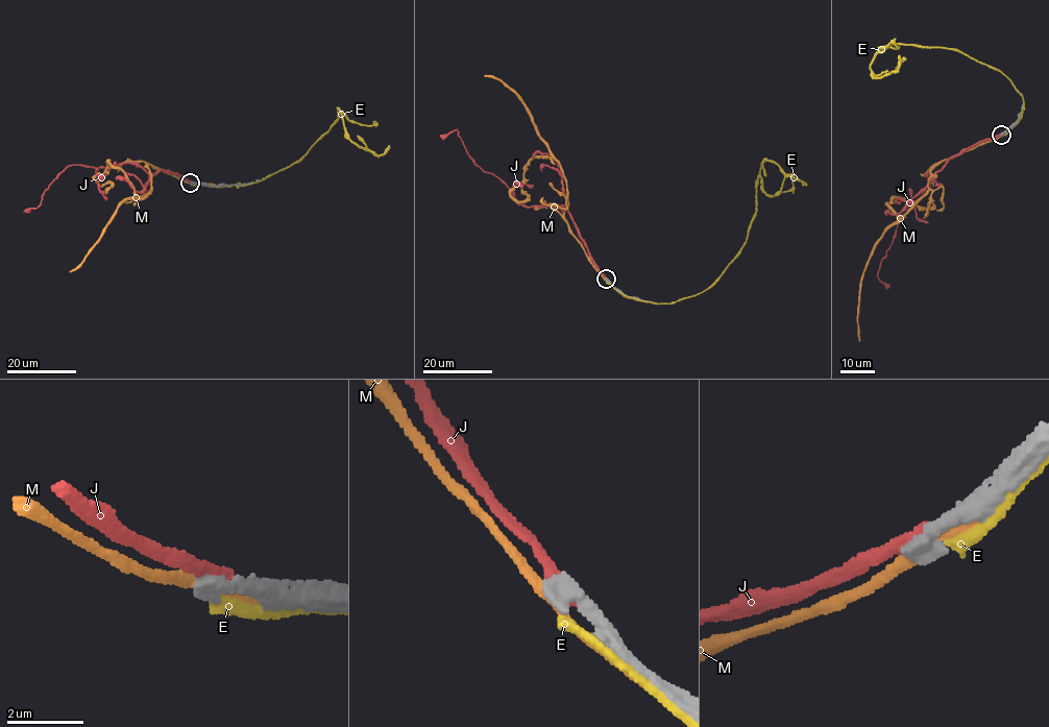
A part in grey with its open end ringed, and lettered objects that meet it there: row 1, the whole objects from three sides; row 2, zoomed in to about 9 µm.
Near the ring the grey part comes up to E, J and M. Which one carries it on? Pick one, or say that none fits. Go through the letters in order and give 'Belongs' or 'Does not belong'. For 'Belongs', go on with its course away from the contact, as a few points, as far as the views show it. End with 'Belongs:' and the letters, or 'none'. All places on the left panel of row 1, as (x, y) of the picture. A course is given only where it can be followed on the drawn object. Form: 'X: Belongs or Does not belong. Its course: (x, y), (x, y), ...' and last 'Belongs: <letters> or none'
E: Does not belong
J: Does not belong
M: Does not belong
Belongs: none

